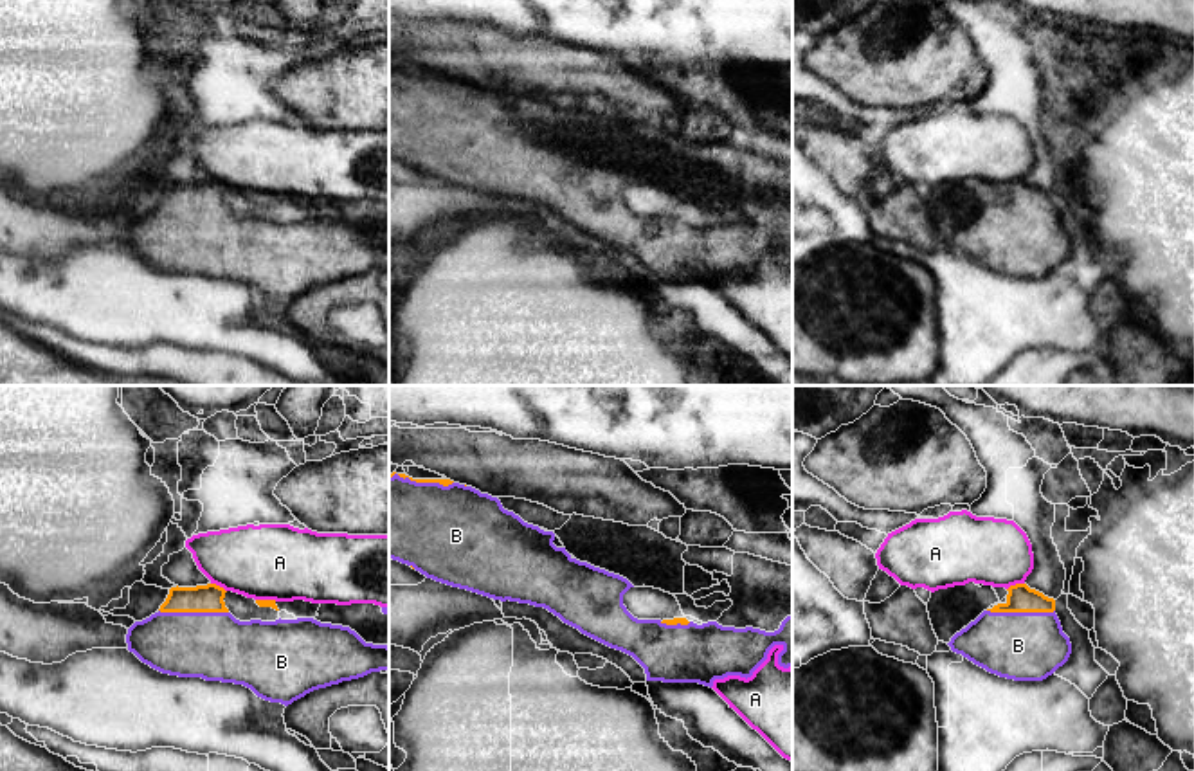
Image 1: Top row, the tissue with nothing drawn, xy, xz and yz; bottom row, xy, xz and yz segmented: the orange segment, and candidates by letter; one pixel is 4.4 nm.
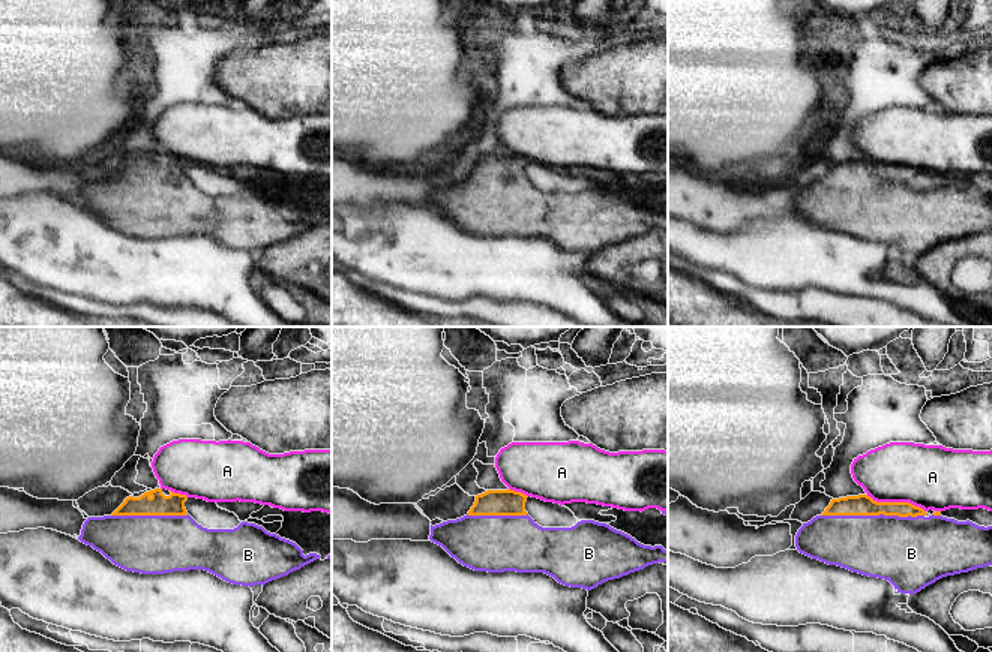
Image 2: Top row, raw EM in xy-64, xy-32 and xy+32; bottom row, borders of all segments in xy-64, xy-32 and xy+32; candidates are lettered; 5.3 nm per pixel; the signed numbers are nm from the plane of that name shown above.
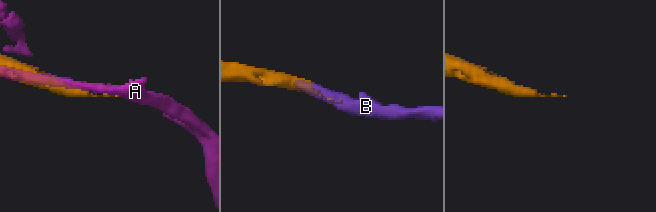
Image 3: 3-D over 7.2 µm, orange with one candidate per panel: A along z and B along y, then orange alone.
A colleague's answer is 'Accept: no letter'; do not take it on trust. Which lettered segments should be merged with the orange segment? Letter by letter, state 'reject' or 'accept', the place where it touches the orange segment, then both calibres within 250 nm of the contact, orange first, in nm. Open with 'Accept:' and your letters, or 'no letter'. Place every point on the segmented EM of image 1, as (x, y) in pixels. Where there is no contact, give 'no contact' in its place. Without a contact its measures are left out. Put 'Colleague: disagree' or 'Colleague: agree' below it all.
Accept: B
A: reject | yz (1016, 584) | 120/300 nm
B: accept | xy (193, 611) | 130/300 nm
Colleague: disagree

